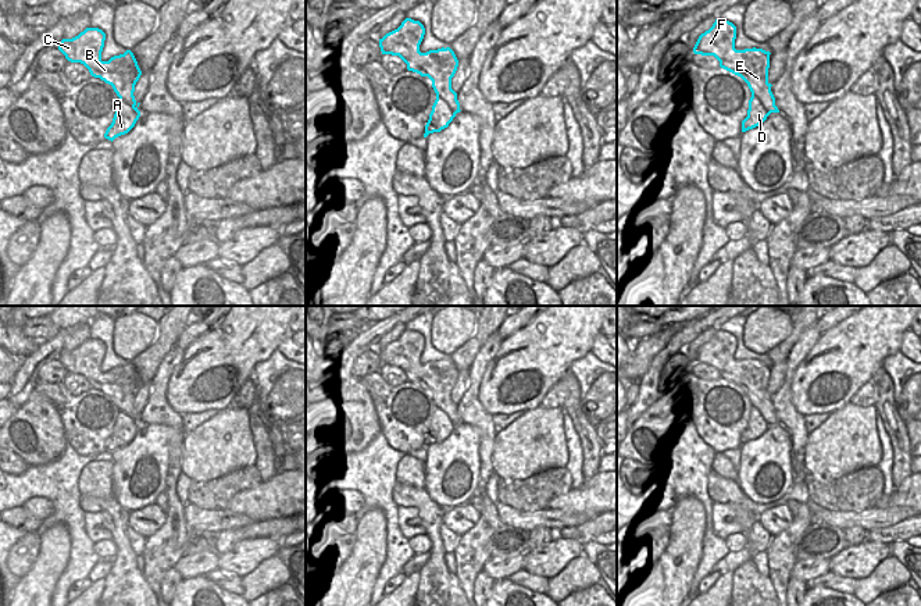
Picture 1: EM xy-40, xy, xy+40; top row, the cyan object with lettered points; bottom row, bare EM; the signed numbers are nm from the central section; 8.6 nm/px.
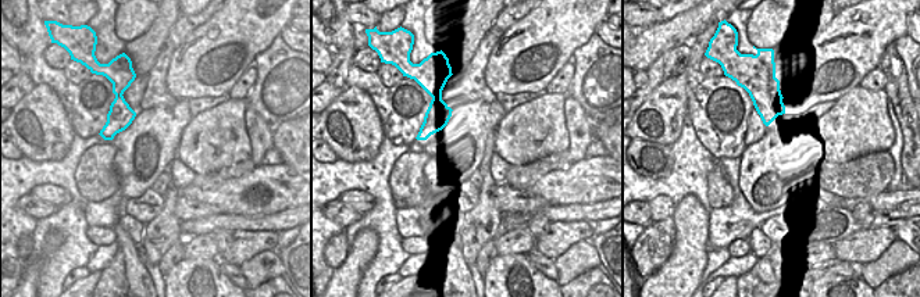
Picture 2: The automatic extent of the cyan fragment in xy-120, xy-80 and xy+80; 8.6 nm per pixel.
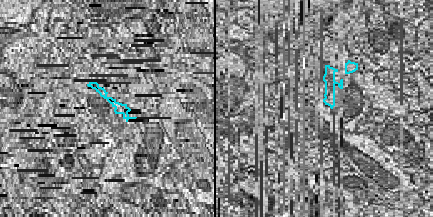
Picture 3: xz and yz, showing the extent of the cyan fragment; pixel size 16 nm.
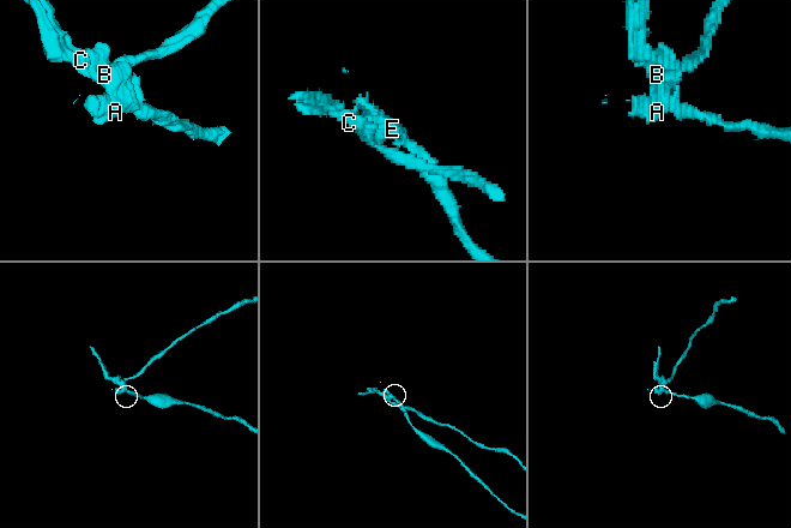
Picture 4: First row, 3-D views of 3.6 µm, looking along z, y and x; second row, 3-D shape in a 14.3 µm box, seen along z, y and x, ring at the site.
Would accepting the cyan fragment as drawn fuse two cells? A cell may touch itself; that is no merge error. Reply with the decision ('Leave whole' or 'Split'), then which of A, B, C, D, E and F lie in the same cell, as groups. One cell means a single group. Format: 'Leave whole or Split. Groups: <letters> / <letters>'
Split. Groups: A D / B C E F.

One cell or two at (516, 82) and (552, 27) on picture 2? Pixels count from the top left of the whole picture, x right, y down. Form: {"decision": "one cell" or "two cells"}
{"decision": "one cell"}

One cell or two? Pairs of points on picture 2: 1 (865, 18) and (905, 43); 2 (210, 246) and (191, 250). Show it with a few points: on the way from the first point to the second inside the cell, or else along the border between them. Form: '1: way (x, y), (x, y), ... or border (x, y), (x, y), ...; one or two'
1: border (905, 34), (892, 42); two
2: way (206, 246), (195, 247); one

